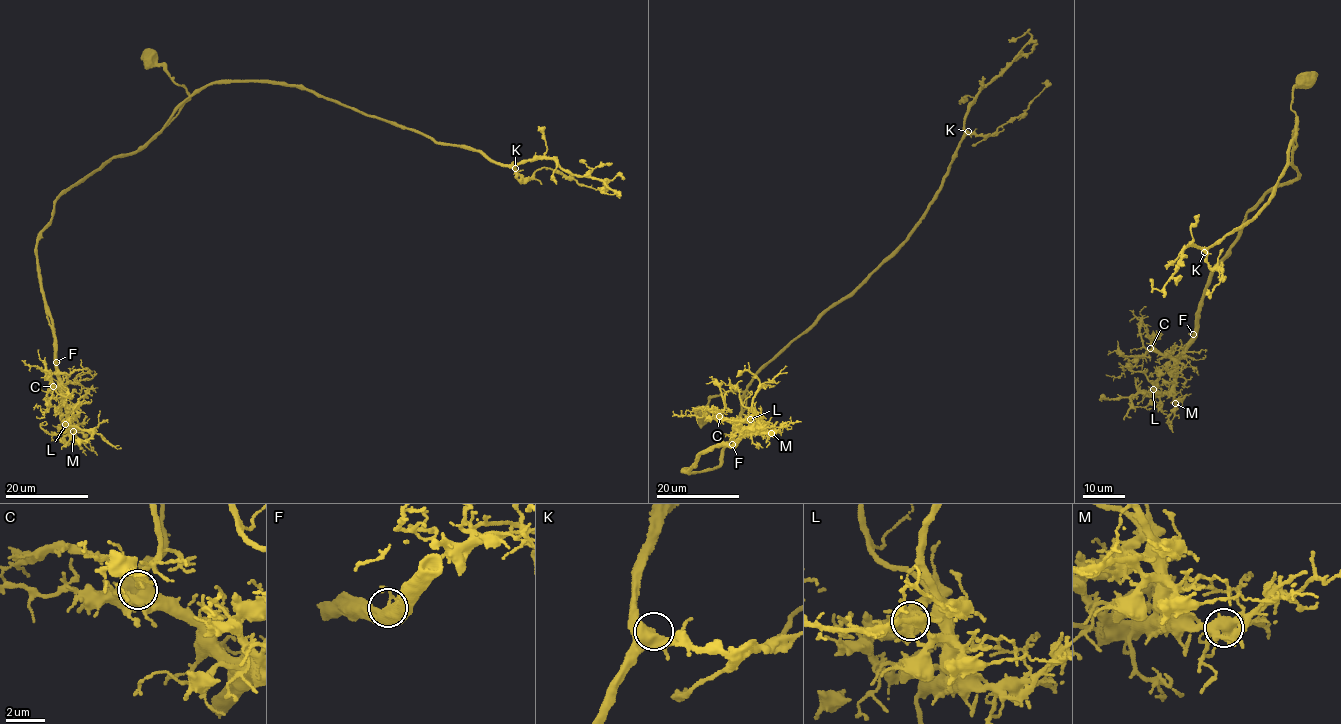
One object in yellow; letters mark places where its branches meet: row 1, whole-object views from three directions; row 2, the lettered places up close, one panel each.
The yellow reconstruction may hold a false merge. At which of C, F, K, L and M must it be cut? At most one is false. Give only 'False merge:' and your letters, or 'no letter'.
False merge: no letter

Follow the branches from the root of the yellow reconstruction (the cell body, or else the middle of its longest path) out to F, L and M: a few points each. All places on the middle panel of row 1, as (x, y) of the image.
F: (702, 415), (712, 396), (745, 392), (718, 465), (684, 472), (696, 467), (711, 447), (732, 444)
L: (702, 415), (712, 396), (745, 392), (718, 465), (690, 474), (711, 447), (757, 433), (750, 419)
M: (702, 415), (712, 396), (745, 392), (718, 465), (690, 474), (683, 470), (713, 446), (771, 433)

